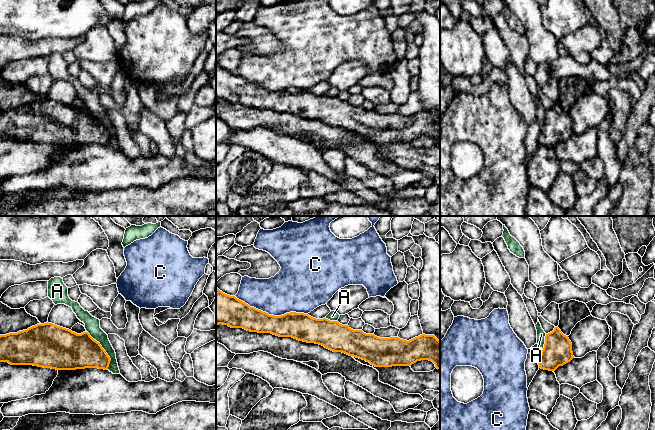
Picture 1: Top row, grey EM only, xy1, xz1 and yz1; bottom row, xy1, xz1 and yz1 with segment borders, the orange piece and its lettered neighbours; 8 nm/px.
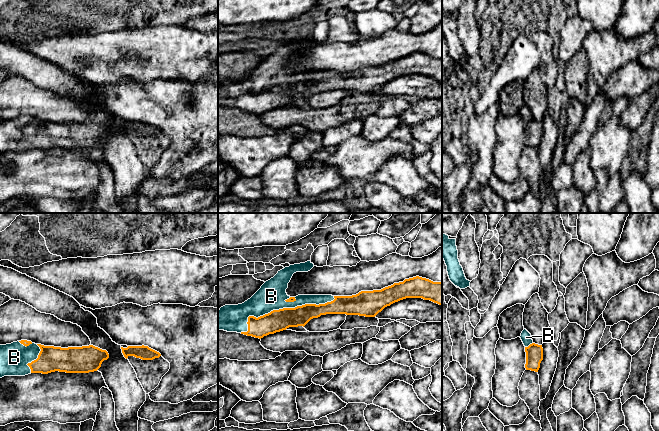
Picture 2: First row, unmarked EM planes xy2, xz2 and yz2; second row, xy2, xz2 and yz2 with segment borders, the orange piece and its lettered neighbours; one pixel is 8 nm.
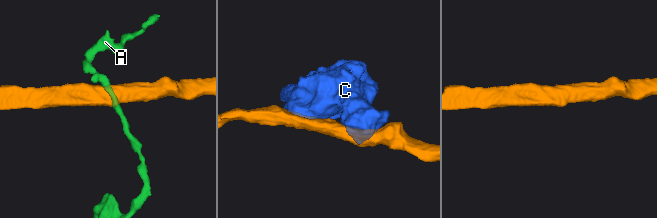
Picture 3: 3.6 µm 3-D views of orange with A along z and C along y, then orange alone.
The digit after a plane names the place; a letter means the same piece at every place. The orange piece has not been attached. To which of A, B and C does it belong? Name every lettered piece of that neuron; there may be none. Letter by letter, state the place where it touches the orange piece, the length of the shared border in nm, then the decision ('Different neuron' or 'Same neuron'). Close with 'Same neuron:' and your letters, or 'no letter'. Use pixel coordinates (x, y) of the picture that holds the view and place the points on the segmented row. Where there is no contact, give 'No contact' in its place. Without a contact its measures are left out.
A: Touches orange at xy1 (103, 349). Shared border 340 nm. Different neuron
B: Touches orange at xz2 (281, 309). Shared border 800 nm. Same neuron
C: Touches orange at xz1 (271, 315). Shared border 600 nm. Different neuron
Same neuron: B

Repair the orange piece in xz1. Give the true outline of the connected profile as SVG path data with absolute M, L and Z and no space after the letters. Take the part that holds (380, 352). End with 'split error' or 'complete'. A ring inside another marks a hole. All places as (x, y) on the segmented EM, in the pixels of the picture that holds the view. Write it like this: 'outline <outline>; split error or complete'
outline M216 287L216 325L228 325L231 328L243 328L250 332L271 333L279 337L292 337L299 341L315 343L333 352L342 352L353 356L375 367L411 366L417 361L429 360L440 369L440 341L434 335L422 334L409 341L399 337L380 338L366 334L362 330L353 330L348 325L326 318L316 319L308 314L290 312L281 316L269 315L266 312L250 307L245 302L230 296Z; complete

